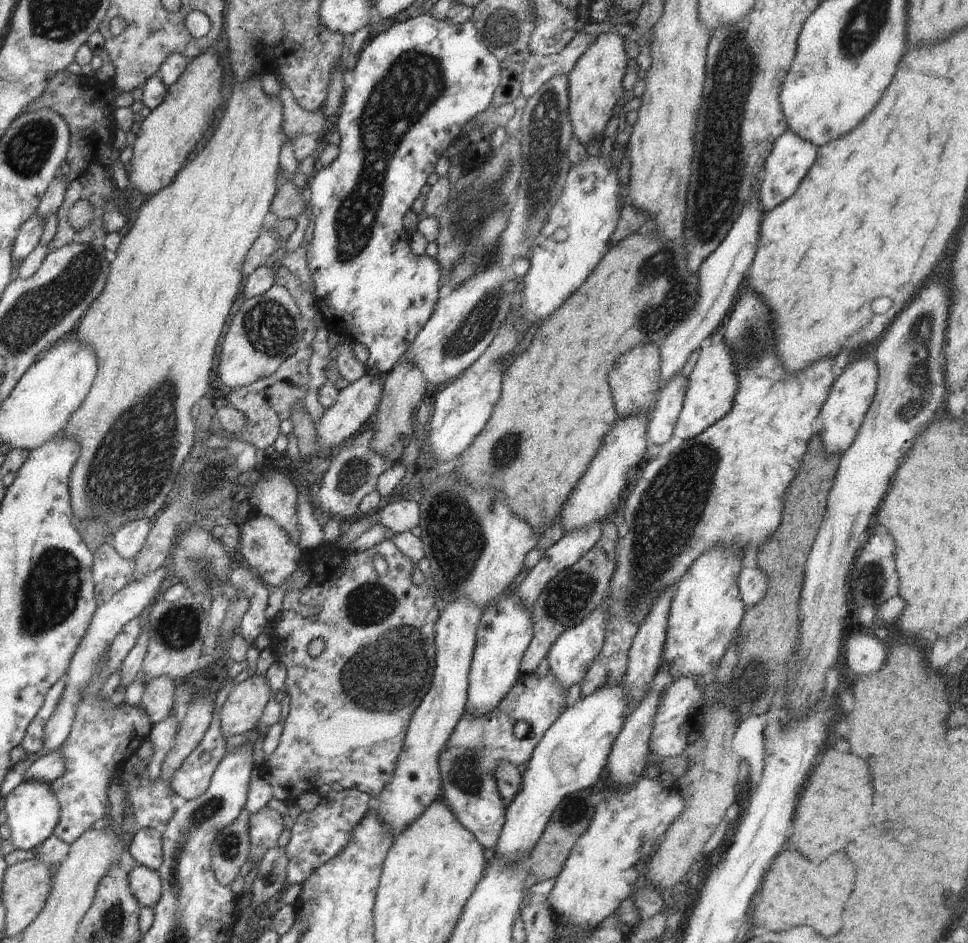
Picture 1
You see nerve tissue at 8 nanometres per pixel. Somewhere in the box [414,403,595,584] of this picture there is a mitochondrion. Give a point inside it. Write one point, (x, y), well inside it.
(510, 442)

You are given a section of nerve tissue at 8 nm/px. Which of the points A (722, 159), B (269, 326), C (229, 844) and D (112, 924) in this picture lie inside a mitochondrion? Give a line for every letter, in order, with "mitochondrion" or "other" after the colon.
A: mitochondrion
B: mitochondrion
C: mitochondrion
D: mitochondrion

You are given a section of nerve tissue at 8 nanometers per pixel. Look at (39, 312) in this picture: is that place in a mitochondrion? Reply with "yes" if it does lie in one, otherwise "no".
yes

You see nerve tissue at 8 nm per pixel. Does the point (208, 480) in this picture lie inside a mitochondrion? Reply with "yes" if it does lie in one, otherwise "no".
yes

